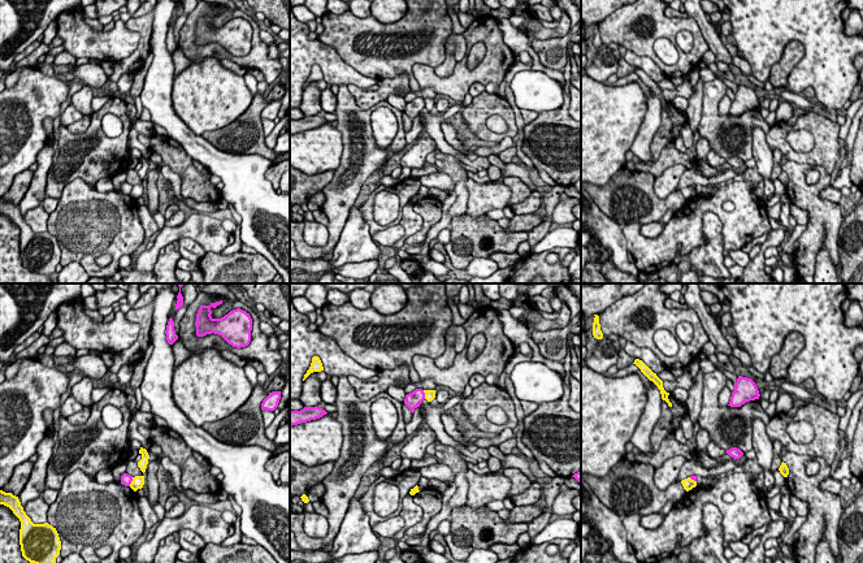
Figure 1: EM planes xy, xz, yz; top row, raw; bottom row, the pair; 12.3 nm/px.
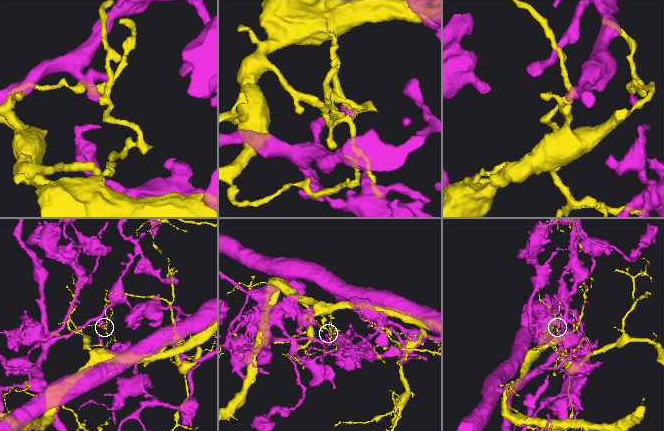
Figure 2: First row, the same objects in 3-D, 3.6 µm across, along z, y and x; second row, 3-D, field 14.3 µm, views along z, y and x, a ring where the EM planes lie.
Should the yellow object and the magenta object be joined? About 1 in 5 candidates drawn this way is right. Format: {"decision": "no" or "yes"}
{"decision": "no"}

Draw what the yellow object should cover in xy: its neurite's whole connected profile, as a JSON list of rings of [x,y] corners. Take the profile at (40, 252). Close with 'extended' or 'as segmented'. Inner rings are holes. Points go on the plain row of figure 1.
[[[0,199],[0,213],[9,216],[21,230],[19,254],[22,265],[30,272],[52,276],[60,264],[61,250],[56,237],[34,233],[23,220],[18,205]]]; as segmented

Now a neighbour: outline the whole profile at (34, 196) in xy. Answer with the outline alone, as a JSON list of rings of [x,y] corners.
[[[49,140],[38,155],[38,169],[34,172],[29,190],[18,204],[22,216],[27,211],[43,204],[45,198],[47,174],[52,165],[53,153],[55,150],[52,147],[52,142]]]

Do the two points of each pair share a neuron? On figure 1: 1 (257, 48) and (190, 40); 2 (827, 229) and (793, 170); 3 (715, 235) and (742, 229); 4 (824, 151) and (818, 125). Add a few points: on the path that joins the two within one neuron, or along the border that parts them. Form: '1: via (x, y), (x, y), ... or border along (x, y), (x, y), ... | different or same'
1: via (242, 60), (235, 60), (218, 51), (206, 51) | same
2: via (823, 215), (797, 185) | same
3: border along (707, 209), (721, 224), (723, 256) | different
4: via (824, 144), (824, 131) | same

